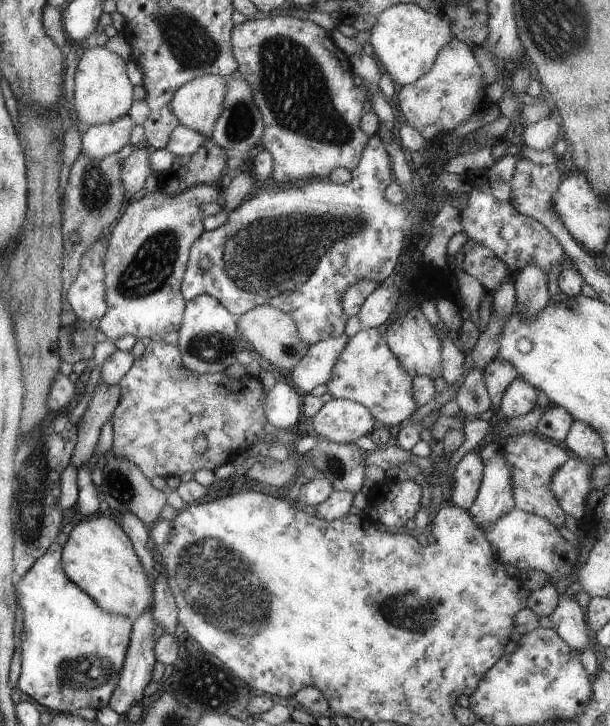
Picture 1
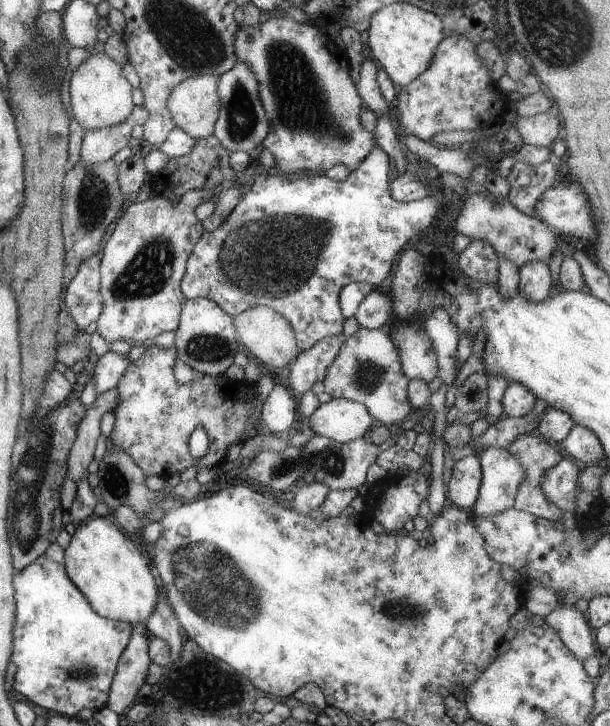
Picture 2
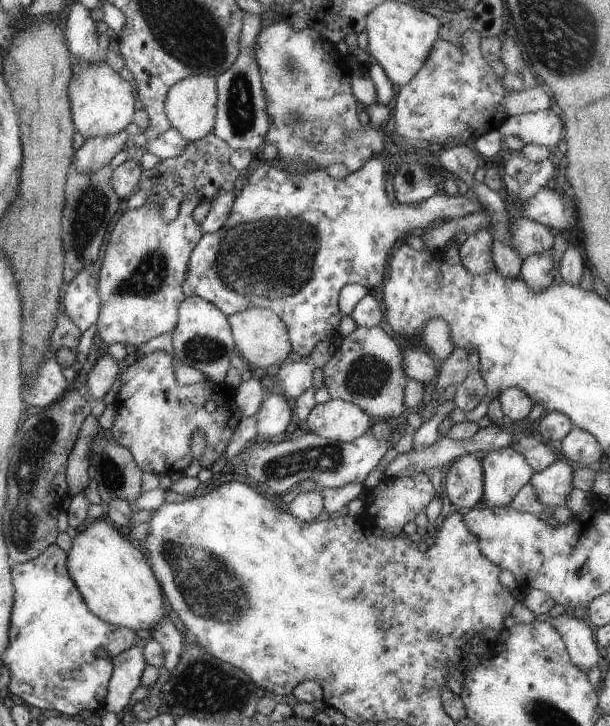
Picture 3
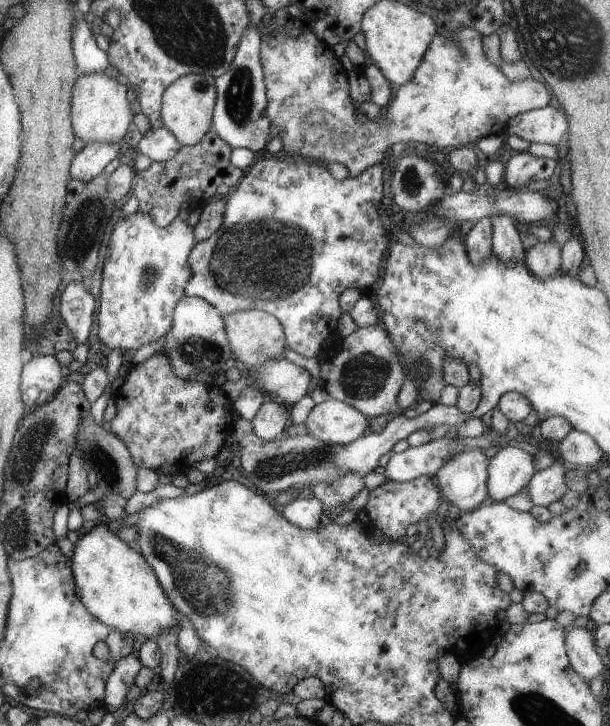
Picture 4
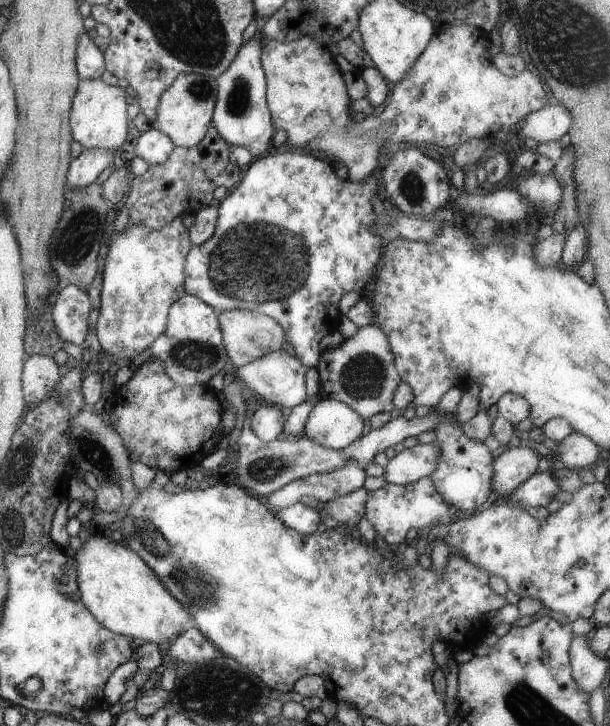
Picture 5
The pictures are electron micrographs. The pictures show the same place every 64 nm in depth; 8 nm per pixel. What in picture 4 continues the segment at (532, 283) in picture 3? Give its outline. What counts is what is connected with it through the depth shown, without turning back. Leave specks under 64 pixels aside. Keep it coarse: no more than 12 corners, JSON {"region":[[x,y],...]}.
{"region":[[553,239],[525,252],[524,267],[538,279],[559,273],[560,250]]}

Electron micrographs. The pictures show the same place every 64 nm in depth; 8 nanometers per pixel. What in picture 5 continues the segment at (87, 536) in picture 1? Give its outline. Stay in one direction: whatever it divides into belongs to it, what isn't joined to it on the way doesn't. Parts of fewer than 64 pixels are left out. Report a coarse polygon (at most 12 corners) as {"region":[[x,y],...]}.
{"region":[[108,533],[73,558],[81,602],[113,634],[161,646],[193,626]]}

